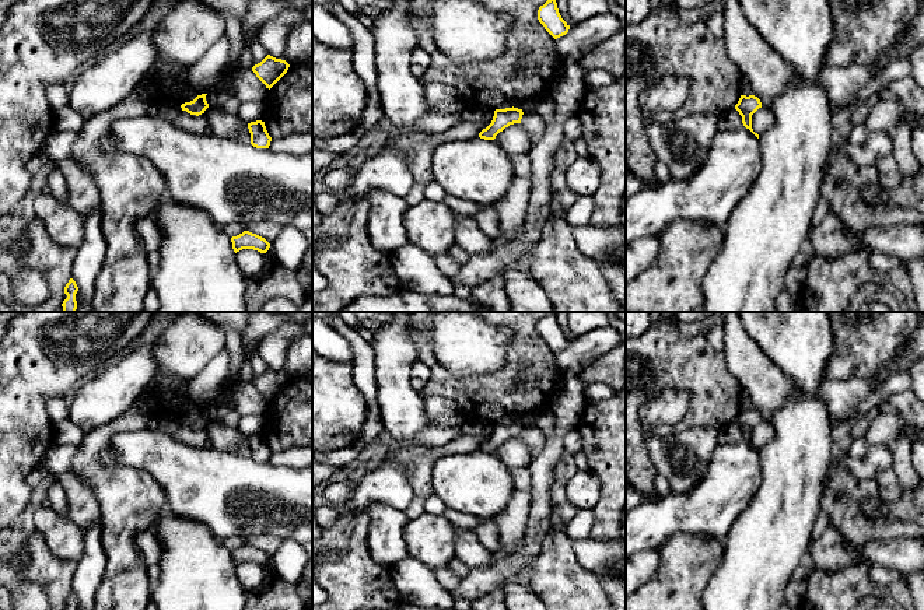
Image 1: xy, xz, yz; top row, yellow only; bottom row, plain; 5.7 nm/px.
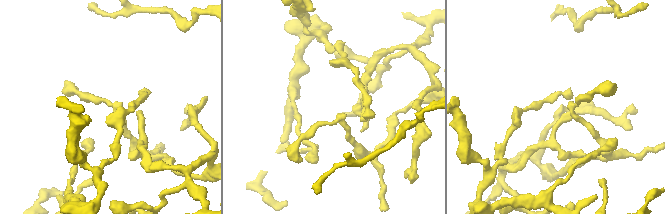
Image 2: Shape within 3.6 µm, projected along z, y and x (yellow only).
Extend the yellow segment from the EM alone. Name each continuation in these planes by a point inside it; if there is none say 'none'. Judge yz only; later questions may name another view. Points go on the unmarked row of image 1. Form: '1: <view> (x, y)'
none

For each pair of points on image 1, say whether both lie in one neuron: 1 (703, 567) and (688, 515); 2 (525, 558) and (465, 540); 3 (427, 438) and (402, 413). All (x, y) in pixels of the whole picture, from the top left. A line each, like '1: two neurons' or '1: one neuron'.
1: two neurons
2: two neurons
3: two neurons

